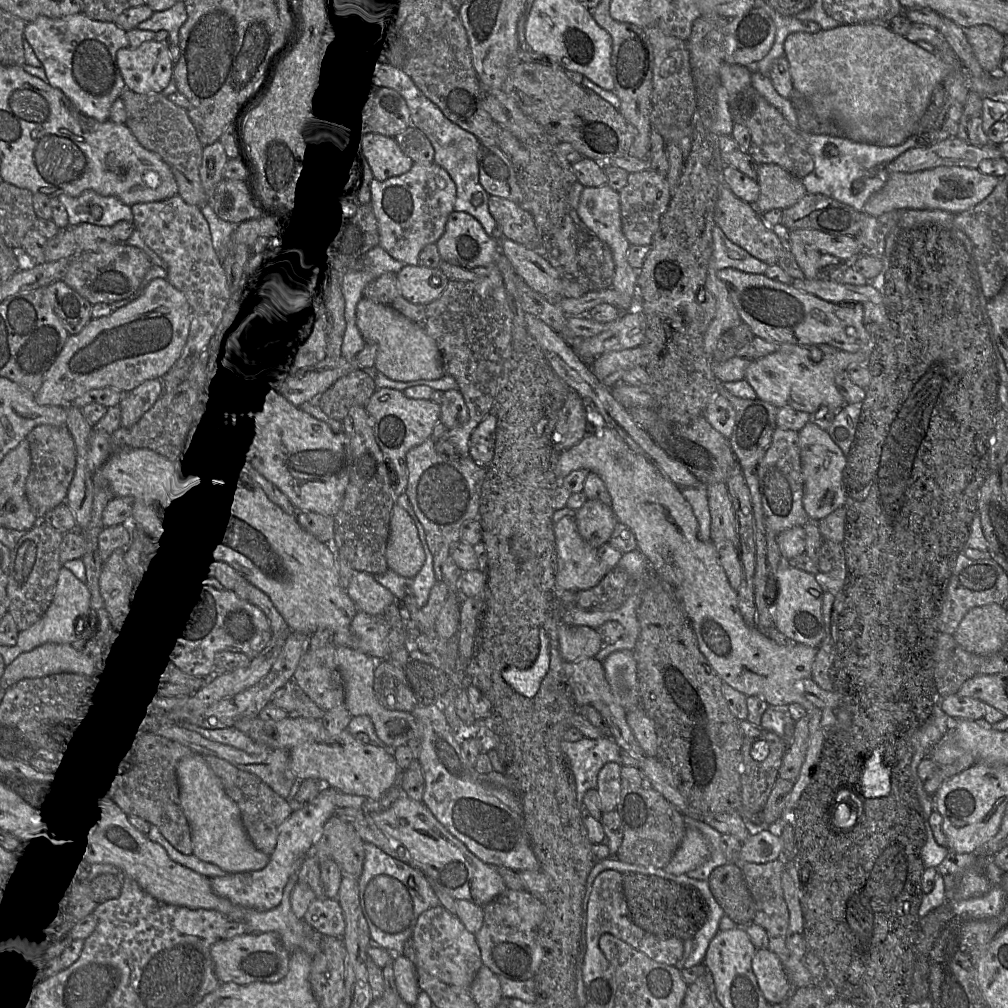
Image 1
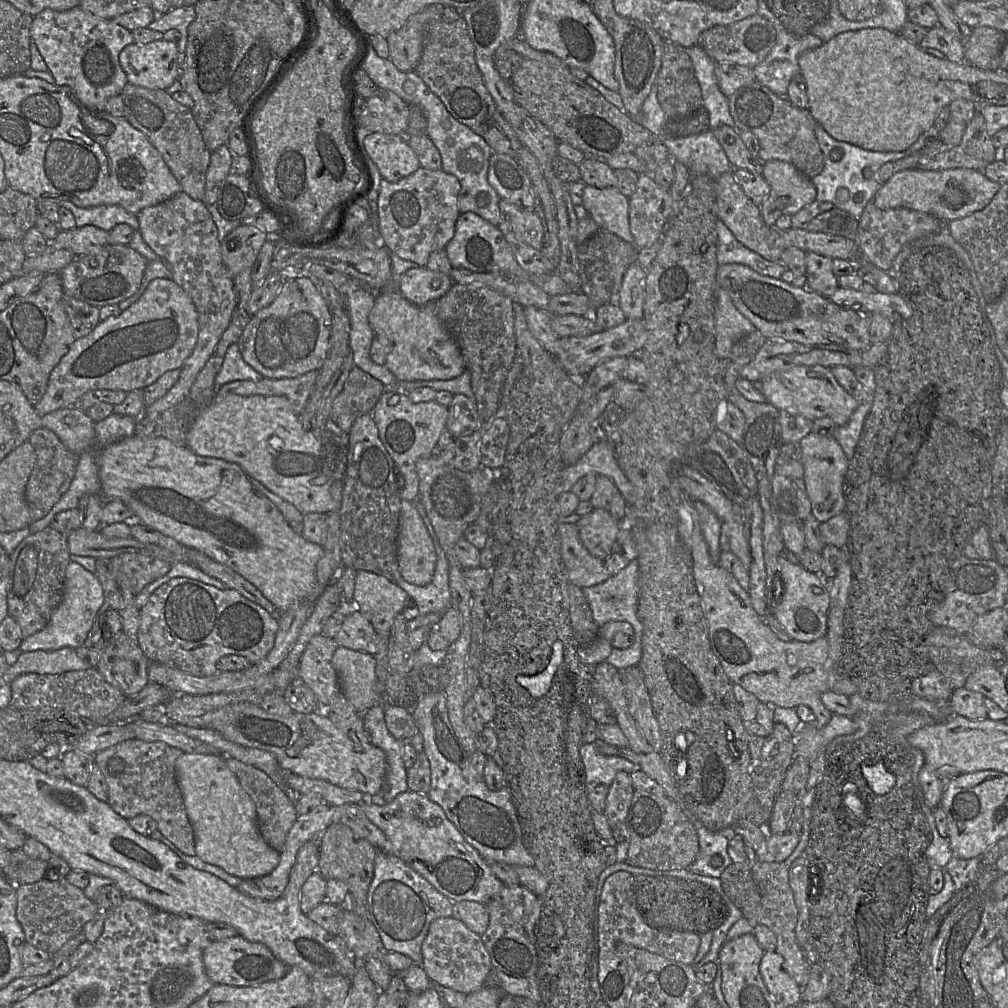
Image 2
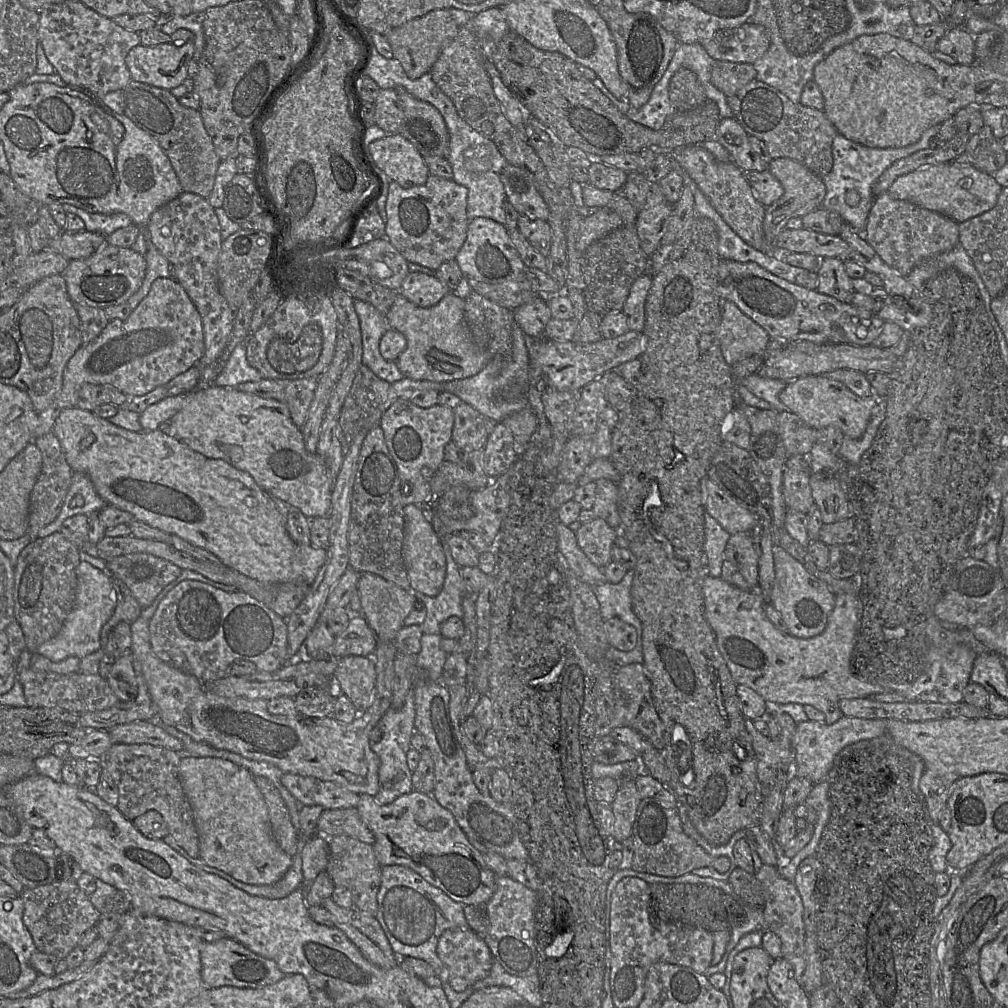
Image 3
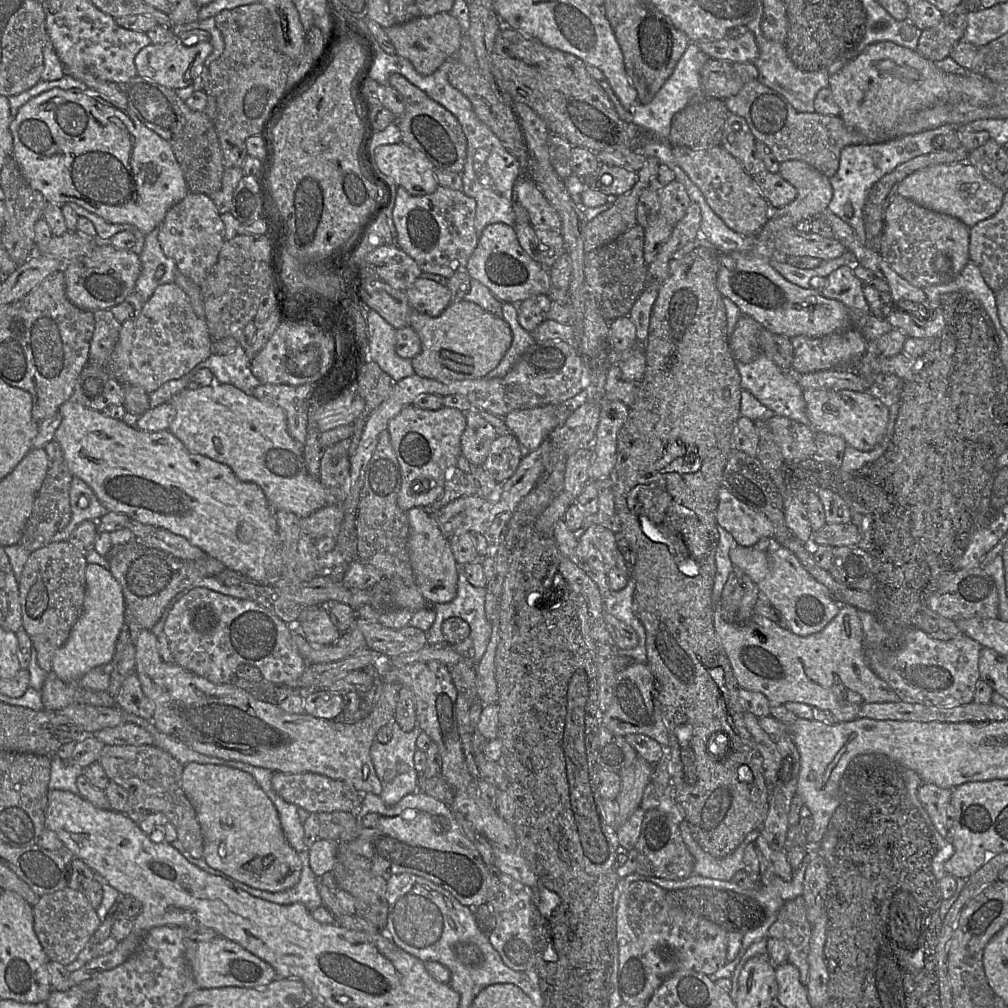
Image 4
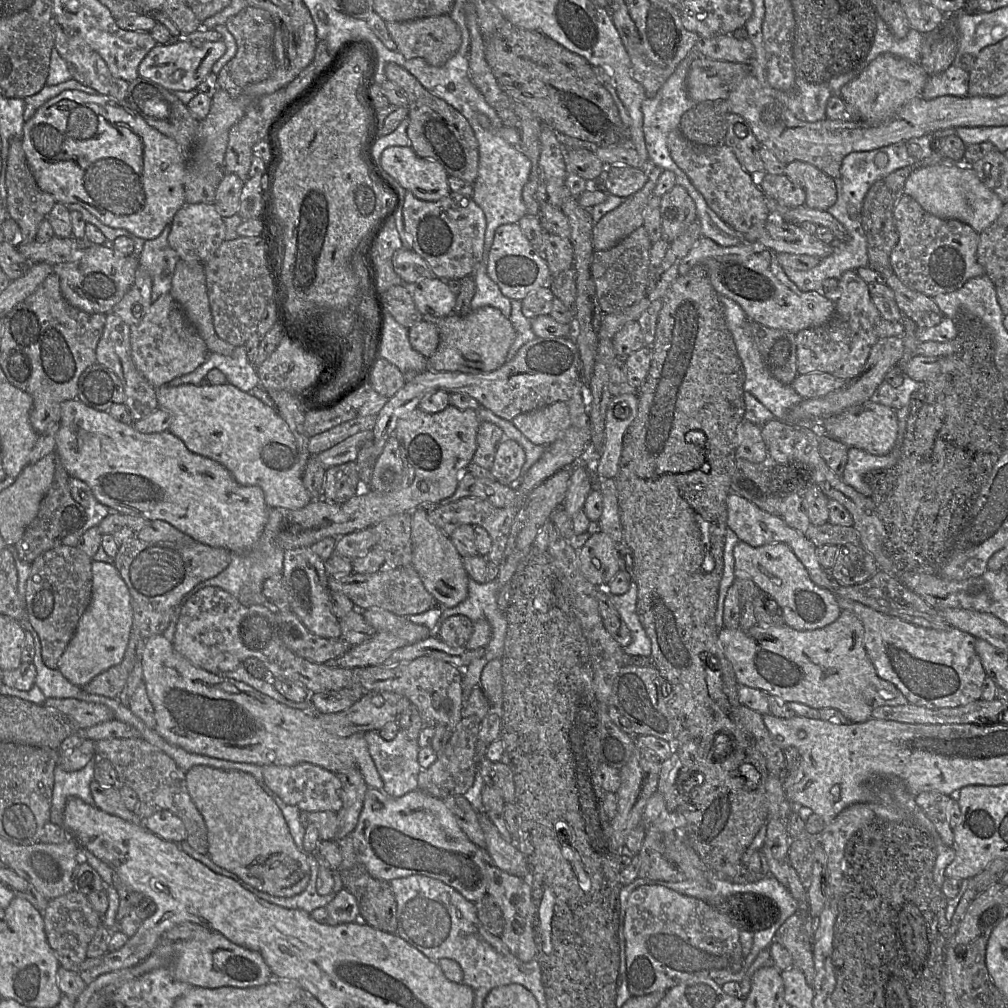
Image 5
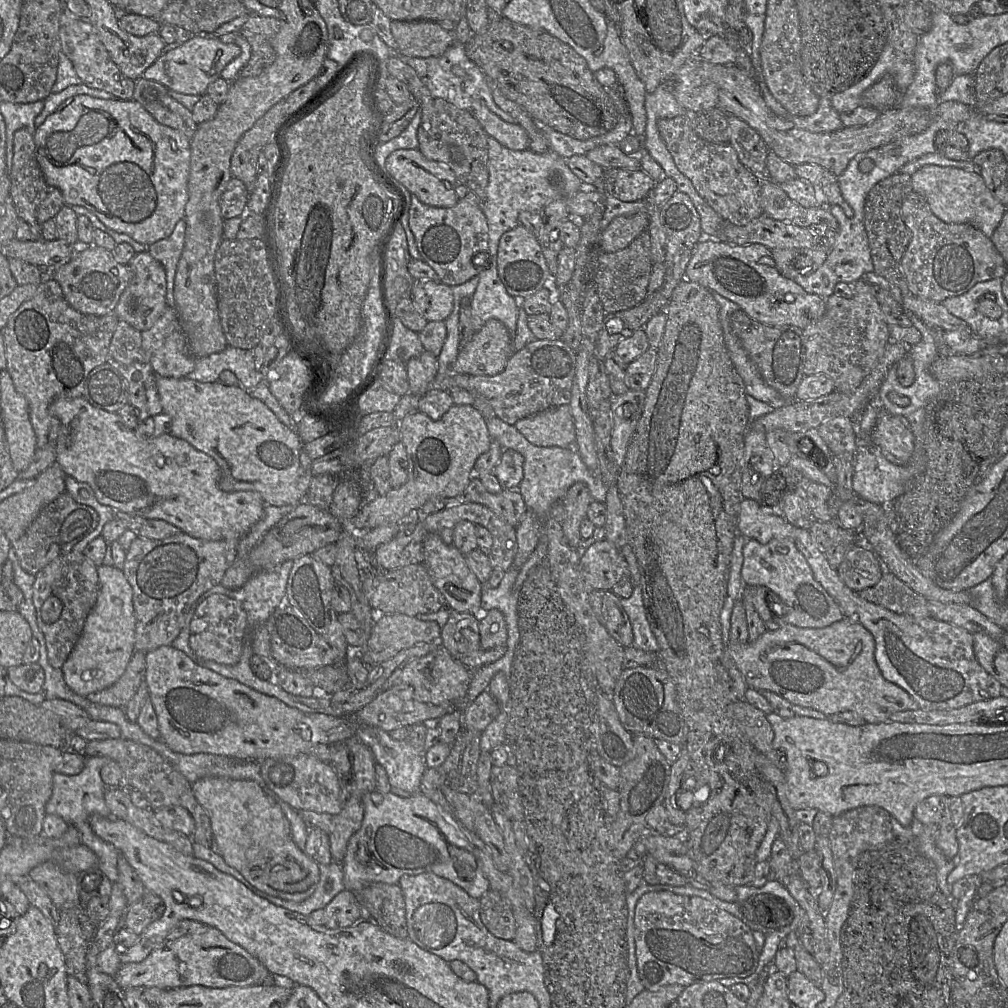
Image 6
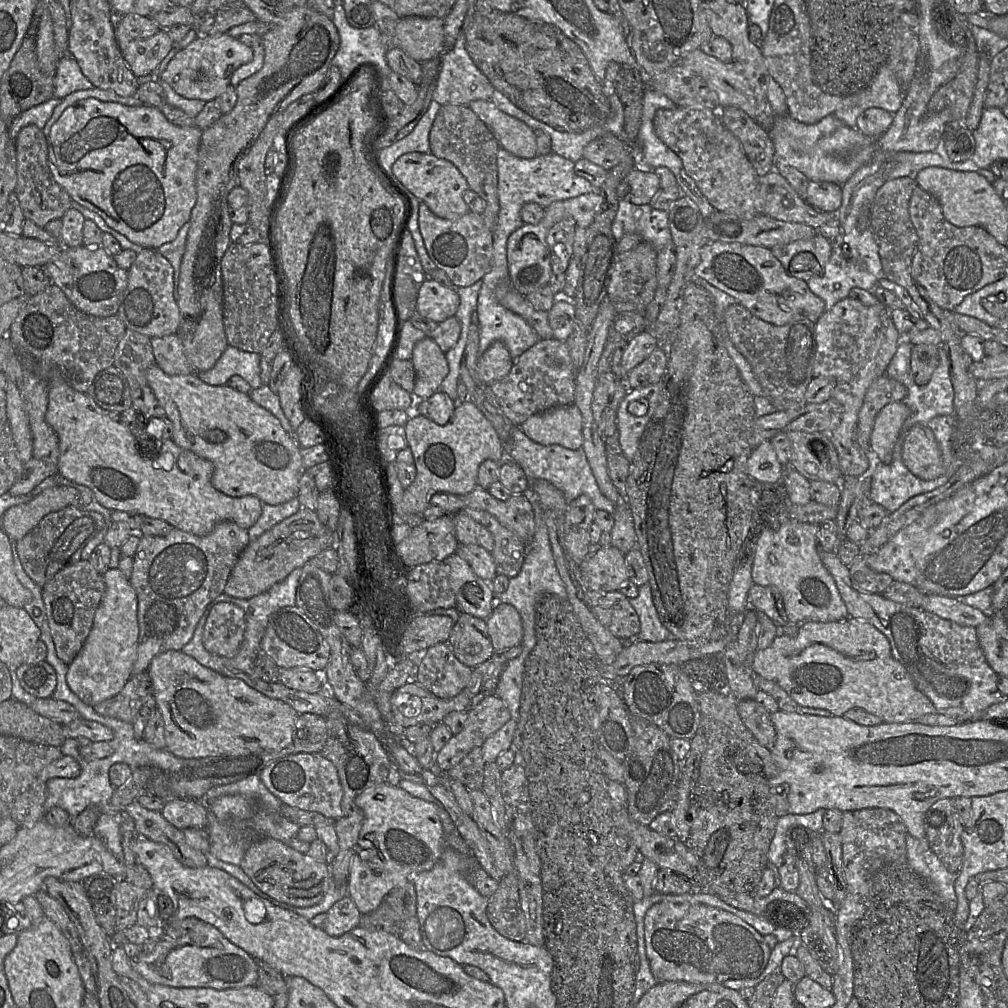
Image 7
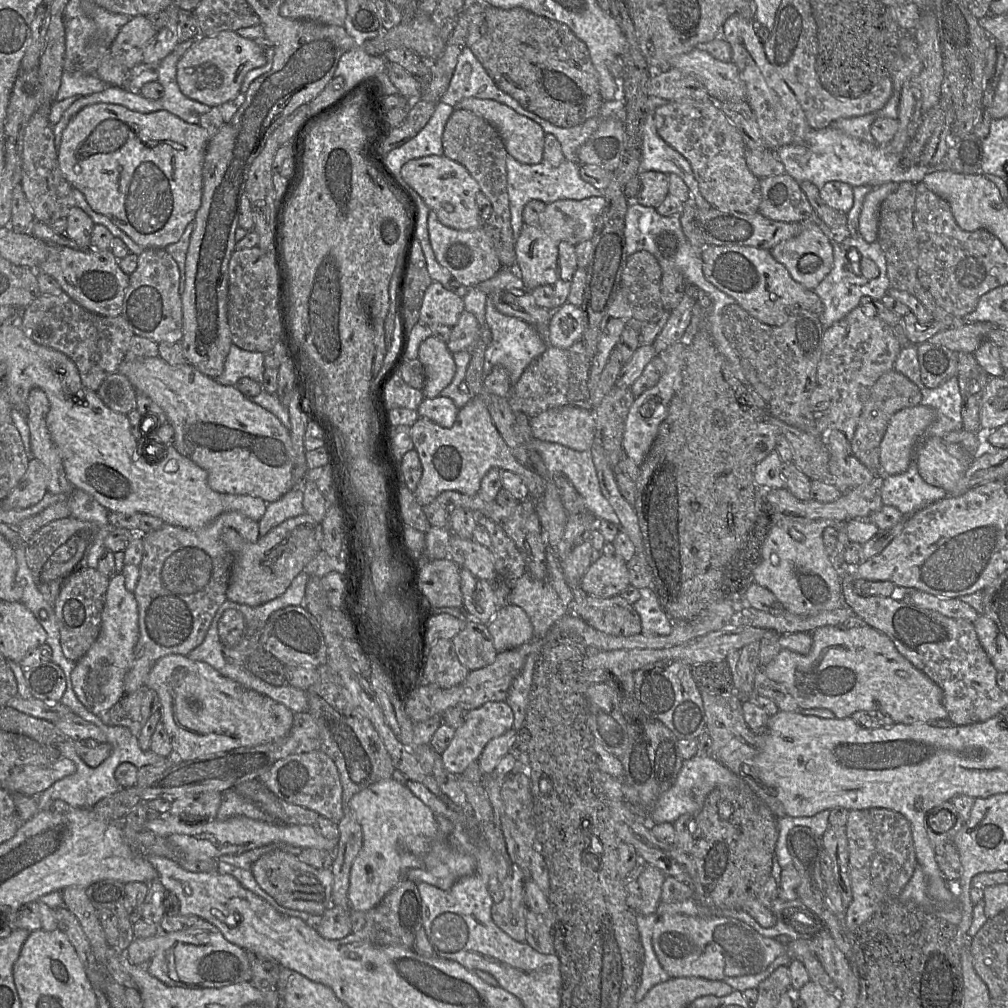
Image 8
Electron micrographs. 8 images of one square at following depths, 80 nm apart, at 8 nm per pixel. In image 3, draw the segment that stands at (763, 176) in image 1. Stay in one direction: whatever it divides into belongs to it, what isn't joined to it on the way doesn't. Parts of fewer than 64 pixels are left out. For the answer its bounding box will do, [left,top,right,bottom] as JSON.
[763,158,827,246]

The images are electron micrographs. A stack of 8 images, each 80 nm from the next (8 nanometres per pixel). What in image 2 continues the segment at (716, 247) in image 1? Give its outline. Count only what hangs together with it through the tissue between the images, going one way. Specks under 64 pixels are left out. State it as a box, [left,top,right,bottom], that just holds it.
[716,219,787,278]

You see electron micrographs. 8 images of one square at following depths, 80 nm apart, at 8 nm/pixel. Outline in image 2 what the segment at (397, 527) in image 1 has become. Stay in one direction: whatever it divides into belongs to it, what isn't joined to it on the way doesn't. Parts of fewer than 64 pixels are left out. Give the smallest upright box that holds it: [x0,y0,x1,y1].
[397,501,437,586]

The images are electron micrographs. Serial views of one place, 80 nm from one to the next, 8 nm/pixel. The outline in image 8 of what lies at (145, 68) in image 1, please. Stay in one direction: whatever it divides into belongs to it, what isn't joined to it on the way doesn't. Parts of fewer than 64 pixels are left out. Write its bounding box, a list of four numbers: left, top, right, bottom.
[177,31,267,107]

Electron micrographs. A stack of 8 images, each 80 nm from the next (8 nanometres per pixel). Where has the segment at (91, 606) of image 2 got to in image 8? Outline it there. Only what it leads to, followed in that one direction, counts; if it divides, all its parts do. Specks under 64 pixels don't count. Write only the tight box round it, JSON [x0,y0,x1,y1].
[71,572,139,717]

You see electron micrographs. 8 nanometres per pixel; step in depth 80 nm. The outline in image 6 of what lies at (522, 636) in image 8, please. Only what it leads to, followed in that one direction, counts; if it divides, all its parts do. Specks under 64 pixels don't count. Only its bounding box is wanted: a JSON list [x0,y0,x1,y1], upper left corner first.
[474,609,508,649]

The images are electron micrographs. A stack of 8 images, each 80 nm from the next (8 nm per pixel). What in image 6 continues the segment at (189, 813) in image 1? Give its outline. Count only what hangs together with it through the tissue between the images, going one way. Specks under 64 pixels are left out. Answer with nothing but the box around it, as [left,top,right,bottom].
[191,777,320,902]

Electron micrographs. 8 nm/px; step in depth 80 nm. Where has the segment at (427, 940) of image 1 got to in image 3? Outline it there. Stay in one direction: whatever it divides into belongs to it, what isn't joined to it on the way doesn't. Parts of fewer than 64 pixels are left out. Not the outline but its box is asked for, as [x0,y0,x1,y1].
[436,929,494,992]

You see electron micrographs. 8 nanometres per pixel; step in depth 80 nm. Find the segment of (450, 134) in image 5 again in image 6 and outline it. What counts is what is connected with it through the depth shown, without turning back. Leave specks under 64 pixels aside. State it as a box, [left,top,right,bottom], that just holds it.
[387,57,489,199]

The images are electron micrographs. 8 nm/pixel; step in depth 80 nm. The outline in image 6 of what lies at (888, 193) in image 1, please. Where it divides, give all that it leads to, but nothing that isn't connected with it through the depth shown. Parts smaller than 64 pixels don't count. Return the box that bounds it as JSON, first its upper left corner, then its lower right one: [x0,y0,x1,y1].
[911,165,1007,237]

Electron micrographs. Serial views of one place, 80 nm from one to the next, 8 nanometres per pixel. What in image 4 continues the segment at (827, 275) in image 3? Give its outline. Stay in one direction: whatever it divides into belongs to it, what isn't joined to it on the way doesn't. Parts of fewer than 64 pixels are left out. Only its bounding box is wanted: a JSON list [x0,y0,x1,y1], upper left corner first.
[820,265,870,312]

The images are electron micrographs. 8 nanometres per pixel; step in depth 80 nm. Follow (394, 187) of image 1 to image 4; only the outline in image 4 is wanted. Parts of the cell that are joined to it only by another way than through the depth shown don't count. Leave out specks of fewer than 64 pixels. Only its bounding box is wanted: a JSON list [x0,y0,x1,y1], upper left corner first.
[392,186,479,278]

